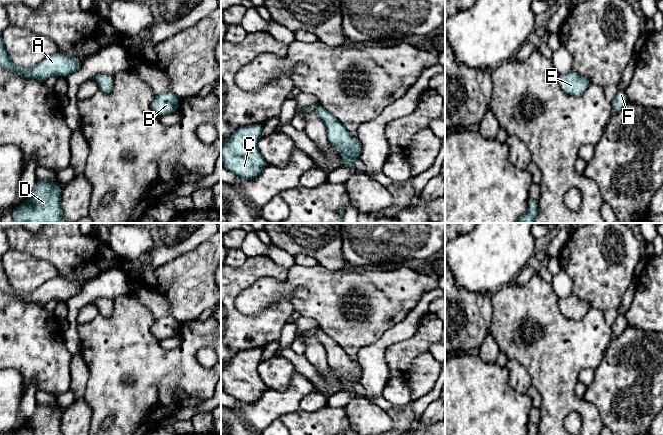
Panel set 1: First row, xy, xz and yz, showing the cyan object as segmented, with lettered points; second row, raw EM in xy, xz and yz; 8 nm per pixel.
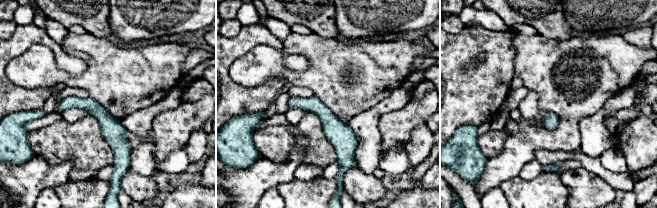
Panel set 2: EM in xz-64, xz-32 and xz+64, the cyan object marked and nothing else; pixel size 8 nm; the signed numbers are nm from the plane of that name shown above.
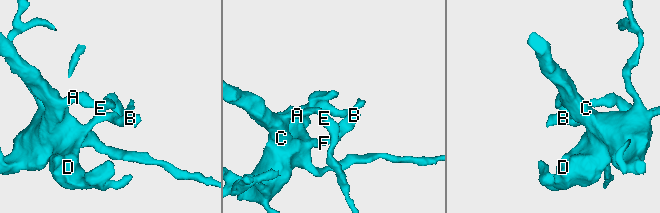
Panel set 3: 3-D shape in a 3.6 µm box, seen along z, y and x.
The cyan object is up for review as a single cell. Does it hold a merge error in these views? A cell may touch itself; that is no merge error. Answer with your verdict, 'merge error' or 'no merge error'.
no merge error

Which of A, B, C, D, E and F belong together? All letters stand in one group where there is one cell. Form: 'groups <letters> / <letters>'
groups A B C D E F

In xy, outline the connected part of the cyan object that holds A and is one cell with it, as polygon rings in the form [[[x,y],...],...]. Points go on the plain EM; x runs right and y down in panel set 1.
[[[0,256],[0,290],[5,293],[10,293],[23,301],[41,305],[45,305],[54,298],[68,301],[71,297],[77,295],[82,287],[79,283],[58,276],[48,280],[31,292],[16,290],[6,276]]]

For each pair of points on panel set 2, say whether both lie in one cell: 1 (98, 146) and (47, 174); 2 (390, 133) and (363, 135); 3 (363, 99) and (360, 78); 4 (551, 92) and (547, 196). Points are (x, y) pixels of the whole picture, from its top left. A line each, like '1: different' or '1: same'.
1: different
2: different
3: same
4: different

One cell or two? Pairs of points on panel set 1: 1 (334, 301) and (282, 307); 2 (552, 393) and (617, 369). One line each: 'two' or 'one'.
1: two
2: two

